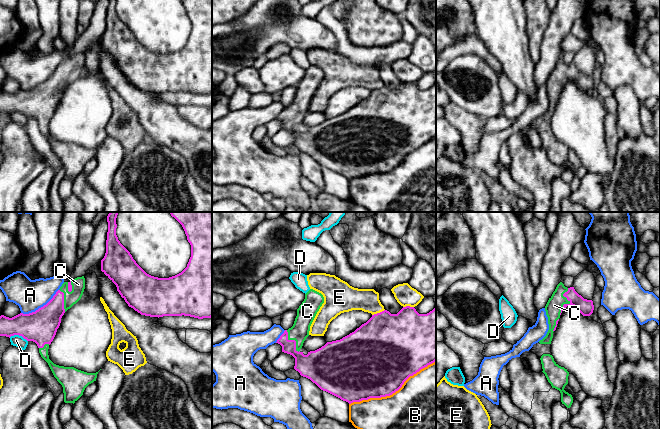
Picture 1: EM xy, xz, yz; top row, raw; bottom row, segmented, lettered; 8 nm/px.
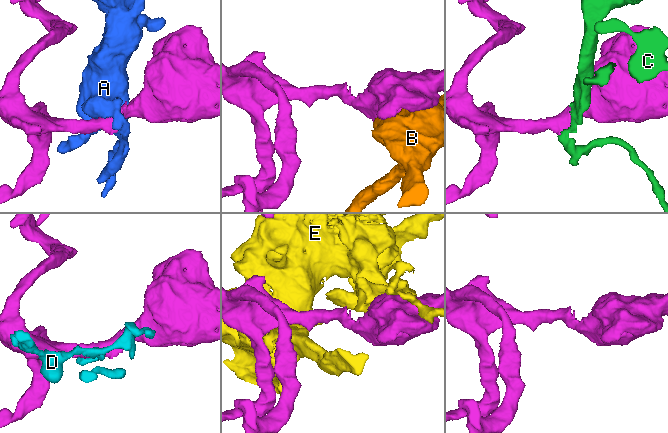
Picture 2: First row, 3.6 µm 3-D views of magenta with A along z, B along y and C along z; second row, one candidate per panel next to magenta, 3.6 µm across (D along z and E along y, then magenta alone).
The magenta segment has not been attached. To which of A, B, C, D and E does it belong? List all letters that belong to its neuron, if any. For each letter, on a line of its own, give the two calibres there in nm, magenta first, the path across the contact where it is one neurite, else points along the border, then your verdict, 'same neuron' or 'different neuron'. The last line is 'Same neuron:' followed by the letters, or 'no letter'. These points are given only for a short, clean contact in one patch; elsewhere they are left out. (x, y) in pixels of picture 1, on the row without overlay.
A: 260 nm thick on the magenta side, 260 nm on the other; different neuron
B: 500 nm thick on the magenta side, 500 nm on the other; different neuron
C: 120 nm thick on the magenta side, 130 nm on the other; same neuron
D: 260 nm thick on the magenta side, 90 nm on the other; border along xy (9, 113), (21, 111), (27, 117); different neuron
E: 480 nm thick on the magenta side, 190 nm on the other; different neuron
Same neuron: C

